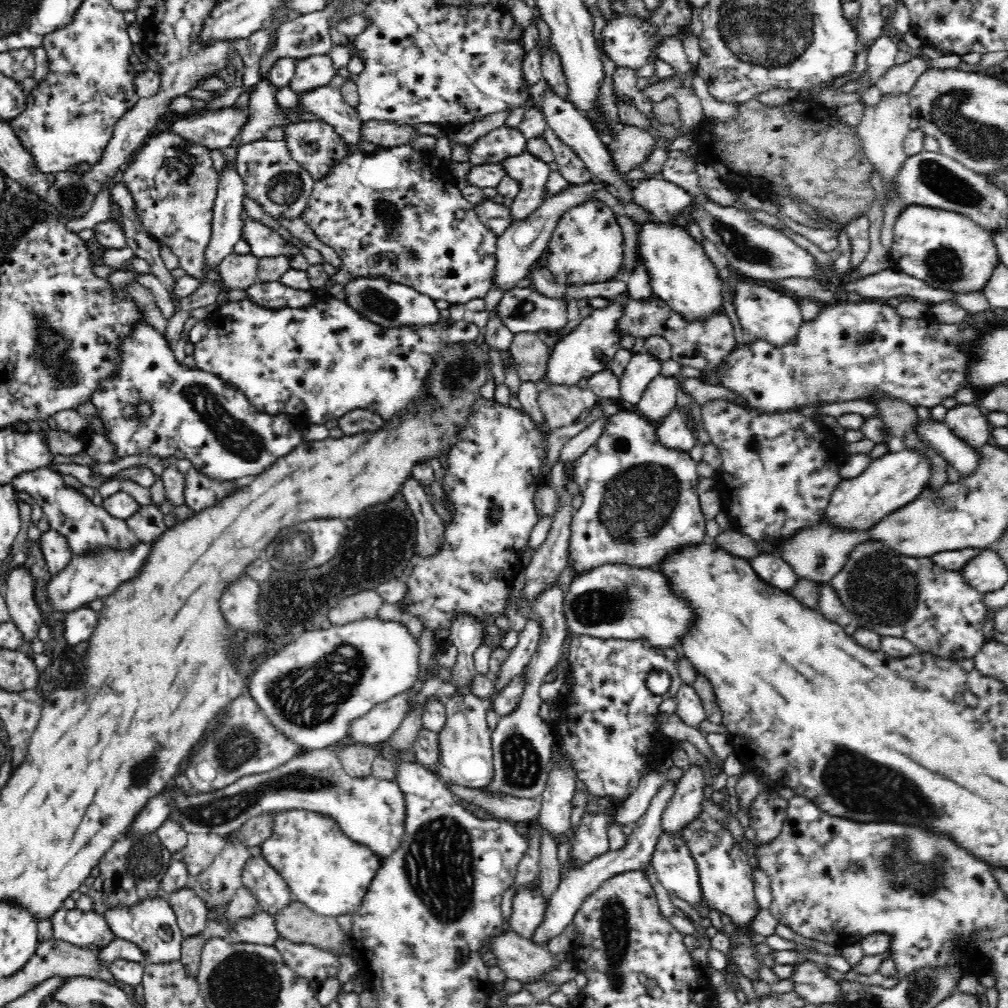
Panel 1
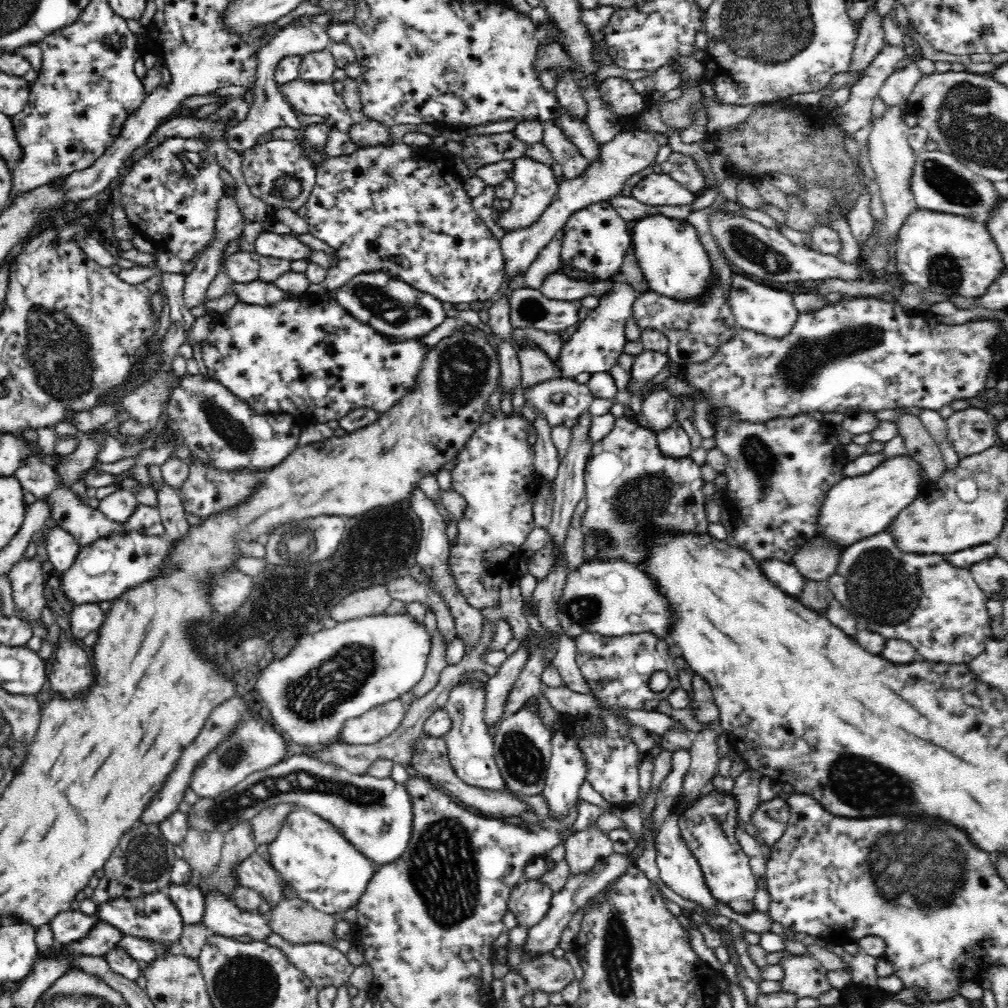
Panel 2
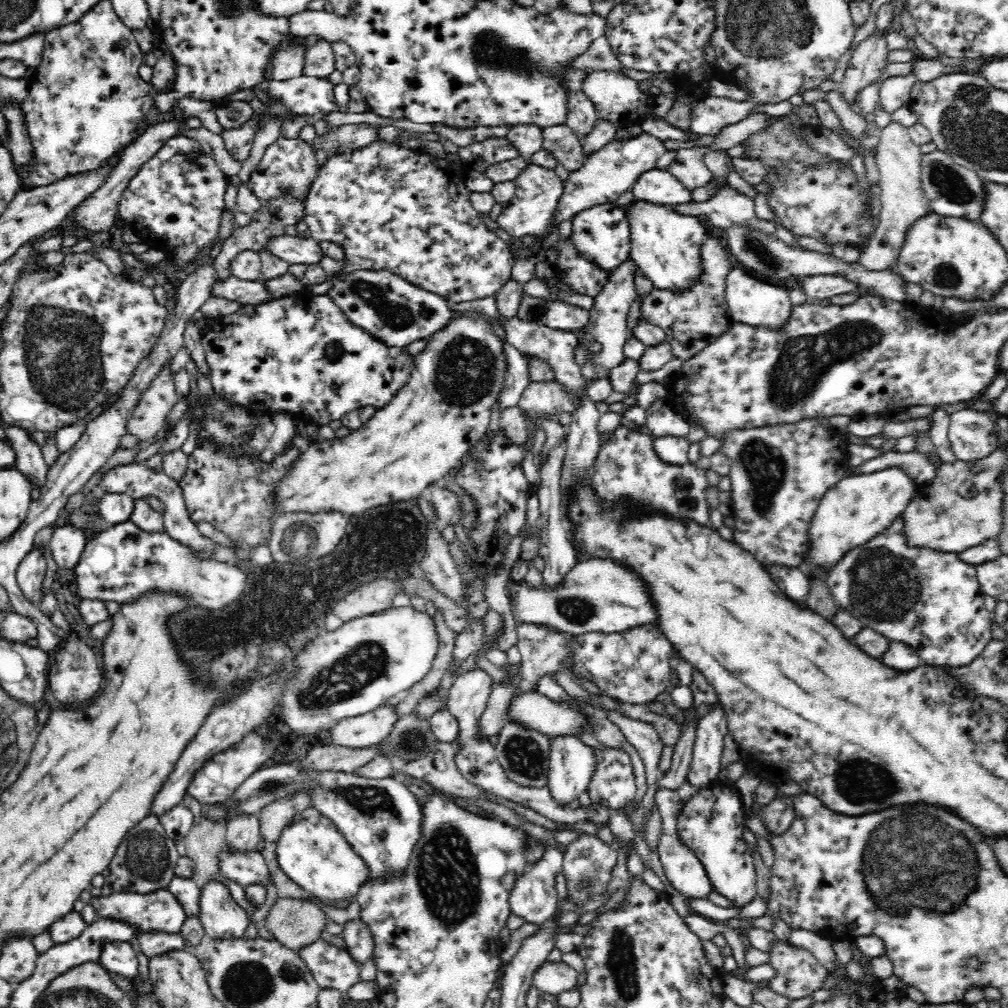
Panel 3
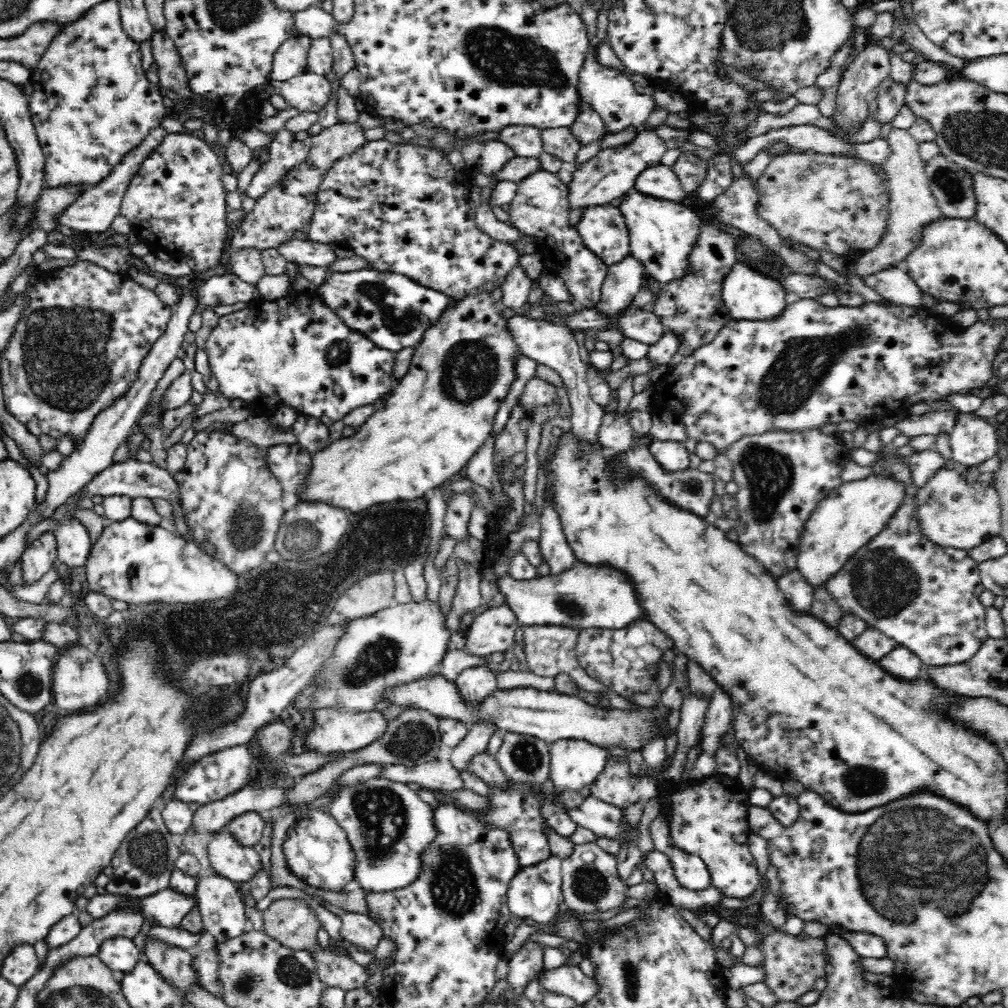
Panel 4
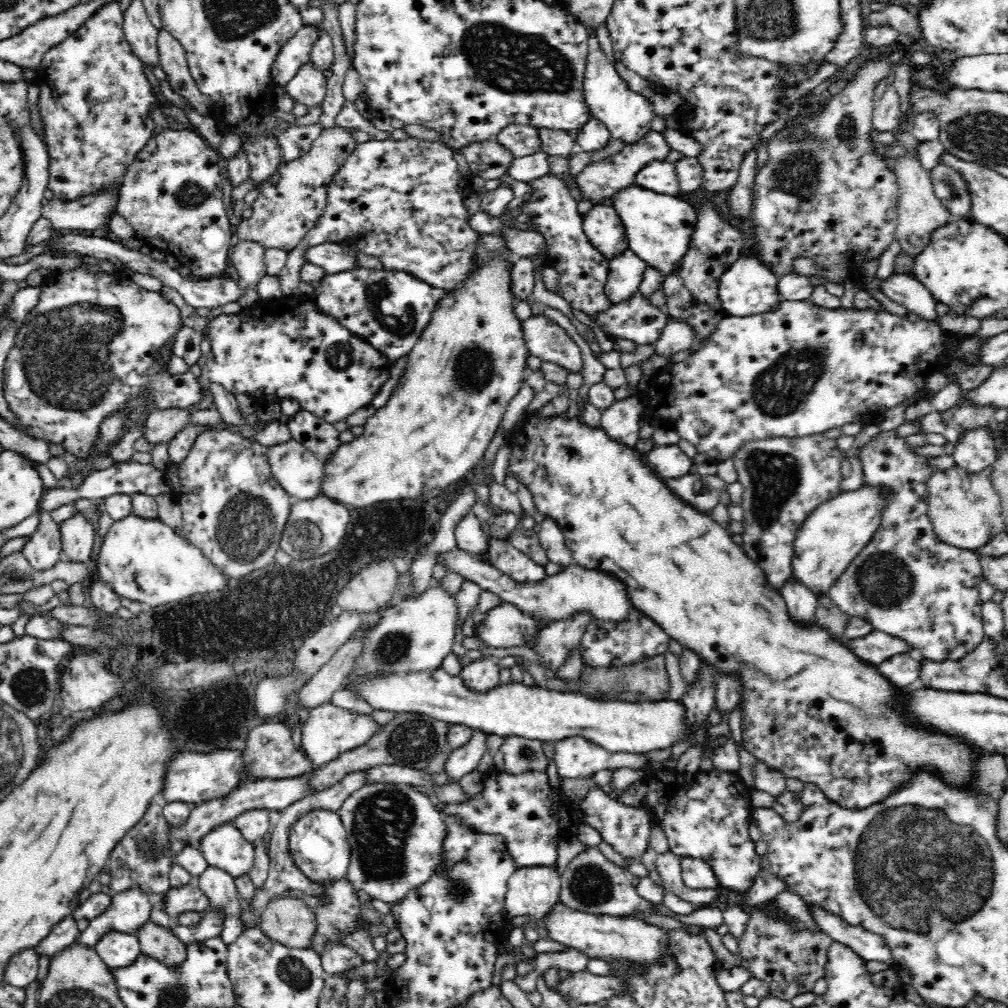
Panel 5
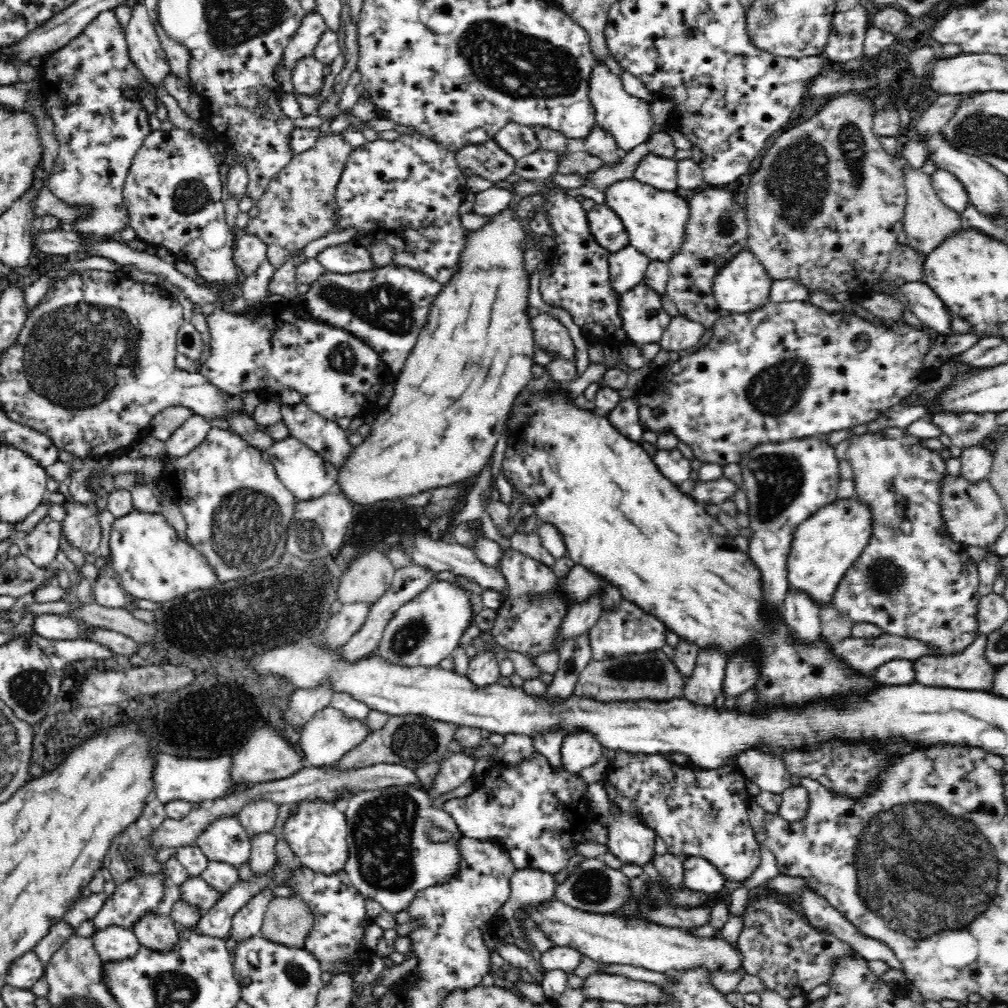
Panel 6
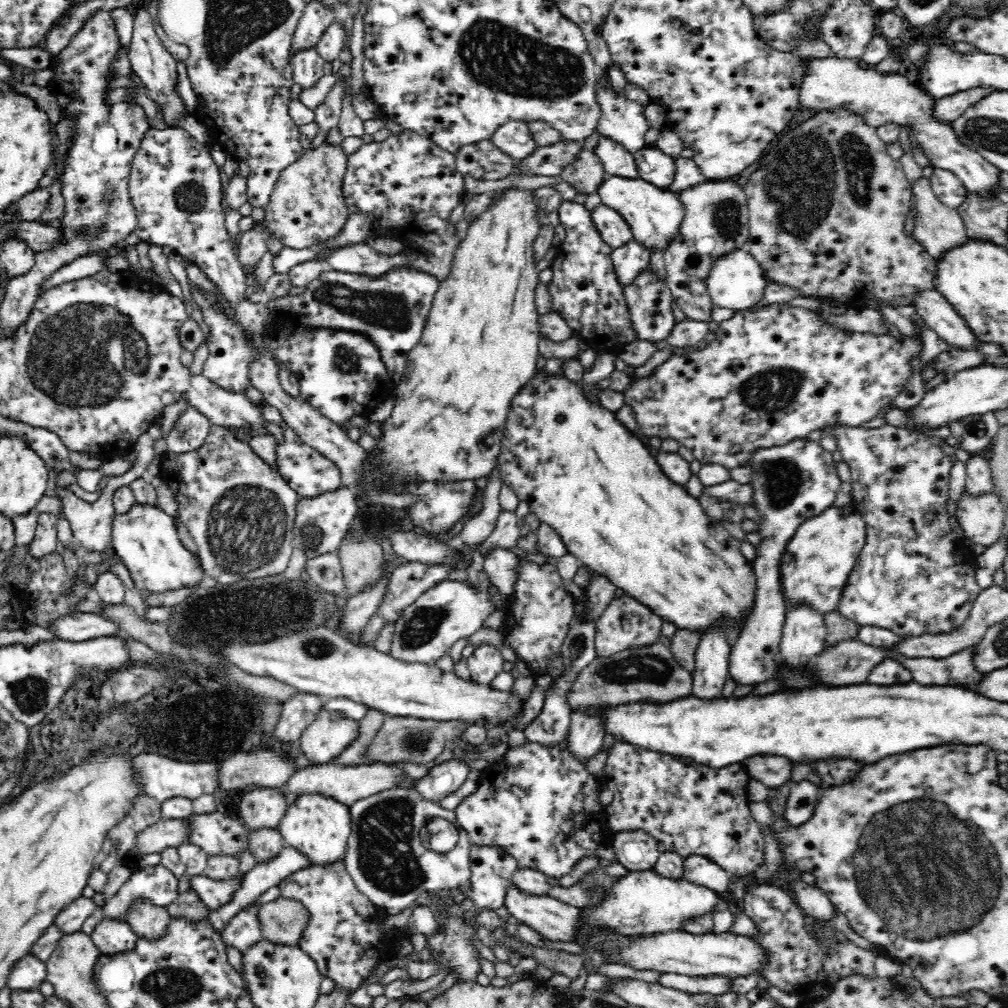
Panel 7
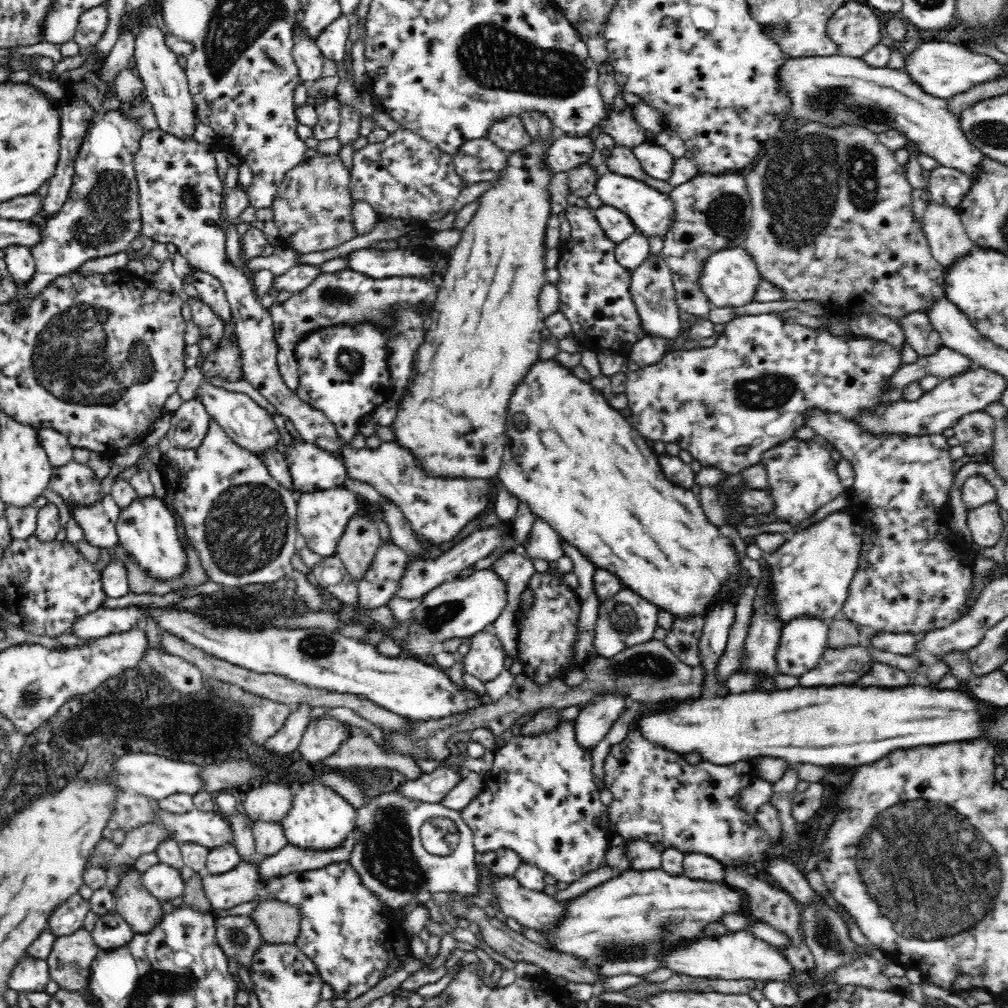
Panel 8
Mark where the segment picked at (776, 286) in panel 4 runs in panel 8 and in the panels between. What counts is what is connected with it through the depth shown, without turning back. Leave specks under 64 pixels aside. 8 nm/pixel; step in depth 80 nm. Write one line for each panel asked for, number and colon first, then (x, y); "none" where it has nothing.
5: (746, 287)
6: (741, 284)
7: (735, 280)
8: (728, 277)

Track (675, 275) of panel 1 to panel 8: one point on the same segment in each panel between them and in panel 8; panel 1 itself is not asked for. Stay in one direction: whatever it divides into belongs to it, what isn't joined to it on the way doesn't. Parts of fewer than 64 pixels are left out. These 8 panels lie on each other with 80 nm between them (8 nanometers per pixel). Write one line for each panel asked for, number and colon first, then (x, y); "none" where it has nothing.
2: (673, 260)
3: (665, 243)
4: (661, 232)
5: (658, 226)
6: (655, 219)
7: (653, 213)
8: (651, 210)

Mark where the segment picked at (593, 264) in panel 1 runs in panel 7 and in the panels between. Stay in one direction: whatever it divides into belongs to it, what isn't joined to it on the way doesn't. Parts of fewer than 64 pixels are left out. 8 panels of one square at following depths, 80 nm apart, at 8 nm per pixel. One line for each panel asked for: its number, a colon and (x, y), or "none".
2: (595, 239)
3: (602, 233)
4: (603, 228)
5: (604, 227)
6: (610, 232)
7: (613, 227)

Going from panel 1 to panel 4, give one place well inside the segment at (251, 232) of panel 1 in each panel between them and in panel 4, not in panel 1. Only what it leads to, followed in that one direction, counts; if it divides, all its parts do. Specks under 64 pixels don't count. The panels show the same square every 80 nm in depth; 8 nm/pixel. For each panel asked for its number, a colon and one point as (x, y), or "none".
2: (286, 246)
3: (297, 249)
4: (305, 252)

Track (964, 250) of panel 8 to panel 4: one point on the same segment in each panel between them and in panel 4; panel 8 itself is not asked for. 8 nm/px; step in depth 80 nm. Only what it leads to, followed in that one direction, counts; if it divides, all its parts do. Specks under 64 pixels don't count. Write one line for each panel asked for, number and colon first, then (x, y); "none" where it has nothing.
4: (913, 207)
5: (921, 212)
6: (928, 222)
7: (940, 228)

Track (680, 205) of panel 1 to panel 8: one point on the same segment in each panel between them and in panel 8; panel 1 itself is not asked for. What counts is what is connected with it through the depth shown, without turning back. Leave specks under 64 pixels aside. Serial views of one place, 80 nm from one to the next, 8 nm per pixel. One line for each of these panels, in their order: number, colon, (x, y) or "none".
2: (658, 188)
3: (658, 185)
4: (661, 181)
5: (659, 175)
6: (660, 172)
7: (655, 166)
8: (656, 160)

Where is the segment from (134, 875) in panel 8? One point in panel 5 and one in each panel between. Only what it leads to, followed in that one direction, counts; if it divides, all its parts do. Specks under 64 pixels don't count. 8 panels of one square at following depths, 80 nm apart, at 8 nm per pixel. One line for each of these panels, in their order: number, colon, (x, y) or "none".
5: (160, 942)
6: (154, 930)
7: (146, 919)

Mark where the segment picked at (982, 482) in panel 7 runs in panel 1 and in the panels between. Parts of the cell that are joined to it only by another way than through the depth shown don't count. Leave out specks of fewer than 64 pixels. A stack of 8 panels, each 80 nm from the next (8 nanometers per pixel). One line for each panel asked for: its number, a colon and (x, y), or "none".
1: (967, 423)
2: (971, 431)
3: (973, 435)
4: (973, 441)
5: (976, 452)
6: (976, 461)

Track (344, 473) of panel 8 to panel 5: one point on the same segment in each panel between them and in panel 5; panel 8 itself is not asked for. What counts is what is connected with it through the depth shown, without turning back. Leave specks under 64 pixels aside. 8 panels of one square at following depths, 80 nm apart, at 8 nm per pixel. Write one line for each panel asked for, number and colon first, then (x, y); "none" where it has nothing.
5: (300, 472)
6: (304, 472)
7: (308, 472)

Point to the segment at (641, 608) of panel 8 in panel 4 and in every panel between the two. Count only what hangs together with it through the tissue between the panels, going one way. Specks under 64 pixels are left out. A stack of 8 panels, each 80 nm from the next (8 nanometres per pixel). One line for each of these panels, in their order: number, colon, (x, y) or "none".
4: (625, 659)
5: (605, 642)
6: (626, 628)
7: (625, 623)

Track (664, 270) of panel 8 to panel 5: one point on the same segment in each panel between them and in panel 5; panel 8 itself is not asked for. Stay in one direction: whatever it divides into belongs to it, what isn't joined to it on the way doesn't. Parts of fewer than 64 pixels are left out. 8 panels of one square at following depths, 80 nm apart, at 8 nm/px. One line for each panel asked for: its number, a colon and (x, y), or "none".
5: (636, 319)
6: (645, 319)
7: (650, 300)

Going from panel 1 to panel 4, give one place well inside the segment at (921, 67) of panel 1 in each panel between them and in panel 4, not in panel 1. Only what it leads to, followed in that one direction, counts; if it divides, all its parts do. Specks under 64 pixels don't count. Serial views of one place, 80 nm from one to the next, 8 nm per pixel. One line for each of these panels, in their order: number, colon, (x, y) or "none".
2: (896, 90)
3: (894, 91)
4: (890, 95)

